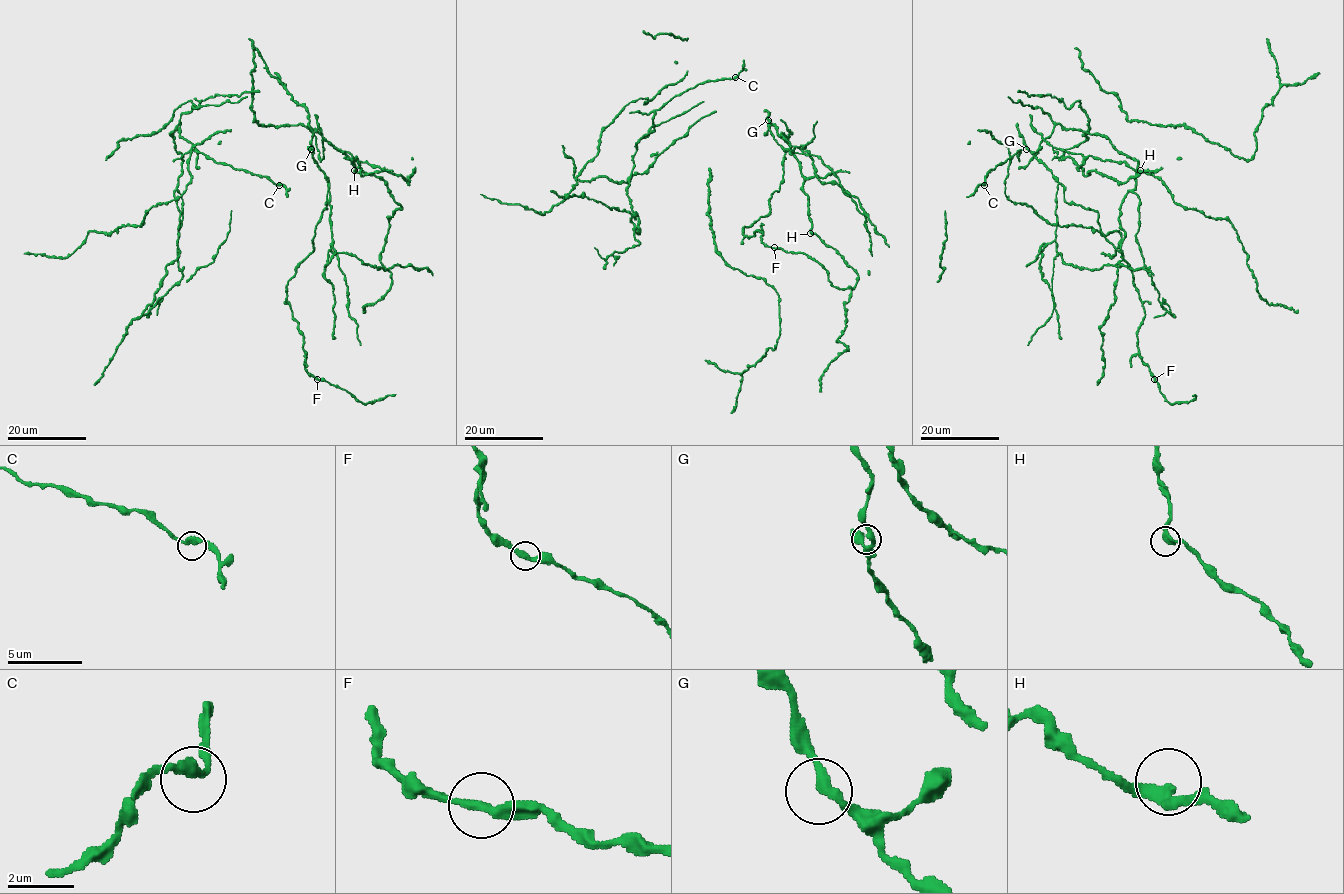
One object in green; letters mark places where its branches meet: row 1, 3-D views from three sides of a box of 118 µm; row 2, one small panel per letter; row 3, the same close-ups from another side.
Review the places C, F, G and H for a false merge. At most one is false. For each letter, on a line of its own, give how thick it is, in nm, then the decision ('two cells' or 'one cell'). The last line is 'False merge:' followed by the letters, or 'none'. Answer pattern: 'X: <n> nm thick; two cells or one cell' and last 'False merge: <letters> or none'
C: 300 nm thick; one cell
F: 280 nm thick; one cell
G: 280 nm thick; one cell
H: 300 nm thick; one cell
False merge: none

